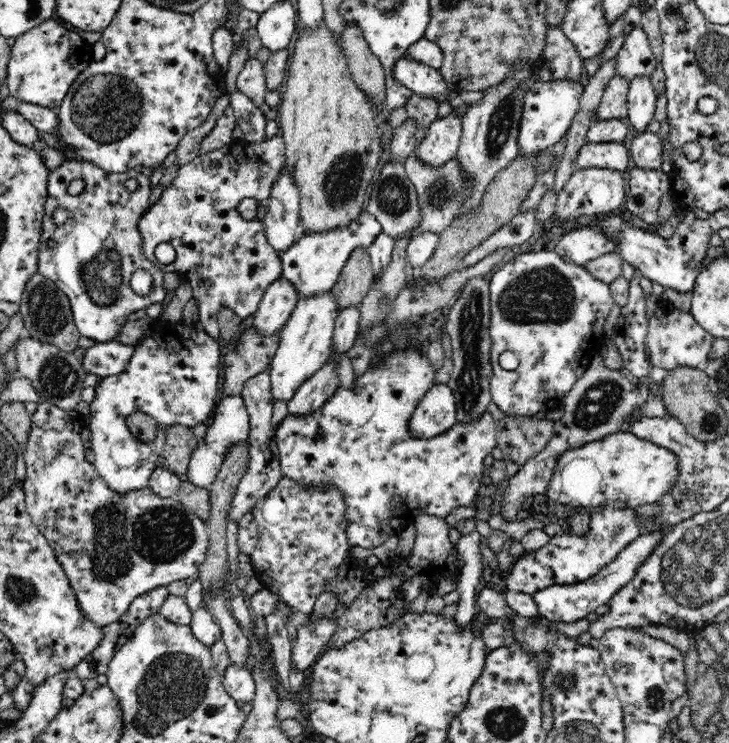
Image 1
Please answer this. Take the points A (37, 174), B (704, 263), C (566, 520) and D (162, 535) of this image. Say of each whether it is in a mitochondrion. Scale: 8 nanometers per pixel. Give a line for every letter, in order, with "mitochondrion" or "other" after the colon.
A: other
B: other
C: other
D: mitochondrion

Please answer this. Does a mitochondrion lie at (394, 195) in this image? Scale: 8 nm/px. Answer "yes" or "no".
yes

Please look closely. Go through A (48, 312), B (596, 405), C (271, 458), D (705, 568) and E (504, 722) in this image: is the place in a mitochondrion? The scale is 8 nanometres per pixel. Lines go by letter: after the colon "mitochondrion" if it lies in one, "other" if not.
A: mitochondrion
B: mitochondrion
C: other
D: mitochondrion
E: mitochondrion

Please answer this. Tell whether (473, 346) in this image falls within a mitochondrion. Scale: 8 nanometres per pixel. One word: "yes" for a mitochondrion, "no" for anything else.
yes

